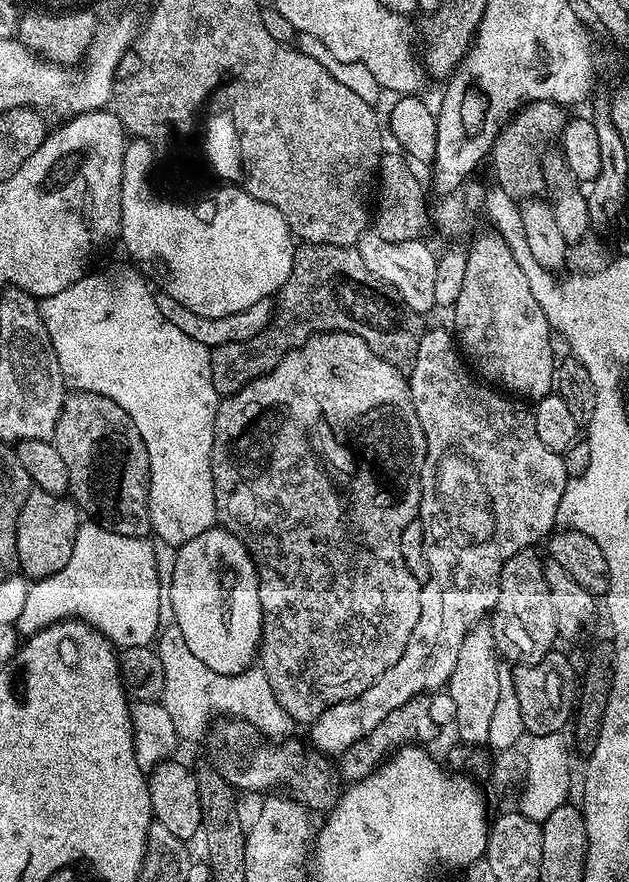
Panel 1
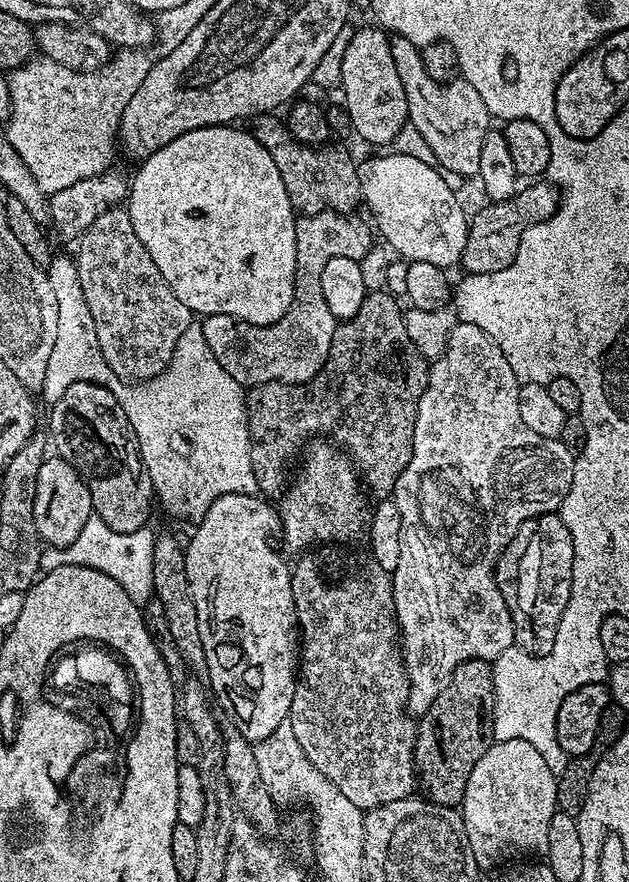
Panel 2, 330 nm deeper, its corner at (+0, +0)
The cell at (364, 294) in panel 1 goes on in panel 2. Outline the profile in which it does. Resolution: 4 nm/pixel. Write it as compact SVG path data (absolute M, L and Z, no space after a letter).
M369 291L362 302L362 306L358 306L358 312L354 314L354 318L337 323L334 342L330 342L330 354L326 358L322 370L318 370L318 374L314 374L314 378L310 378L310 382L306 382L305 384L266 382L265 384L251 385L247 389L244 401L246 402L246 414L248 415L248 429L250 430L250 438L252 439L250 462L254 466L254 478L256 479L257 489L265 497L272 498L272 495L275 497L289 483L290 469L293 467L292 459L295 456L297 459L301 455L302 449L309 443L310 438L320 437L327 438L331 443L339 446L351 456L352 463L355 464L361 481L363 481L367 491L373 497L384 498L389 494L395 493L398 478L402 474L402 470L406 470L406 466L410 462L412 451L414 450L414 422L418 418L418 402L428 385L428 369L430 364L429 361L425 360L421 352L416 349L414 342L410 342L410 334L406 334L402 307L400 308L399 302L389 292L391 291Z

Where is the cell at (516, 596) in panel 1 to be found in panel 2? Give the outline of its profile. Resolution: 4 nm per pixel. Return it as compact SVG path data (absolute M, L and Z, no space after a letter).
M547 512L527 520L496 560L496 585L498 590L502 590L502 598L506 598L506 606L514 622L516 644L531 656L545 656L554 646L562 610L566 610L566 602L570 602L573 570L574 542L570 538L566 522L555 512Z

